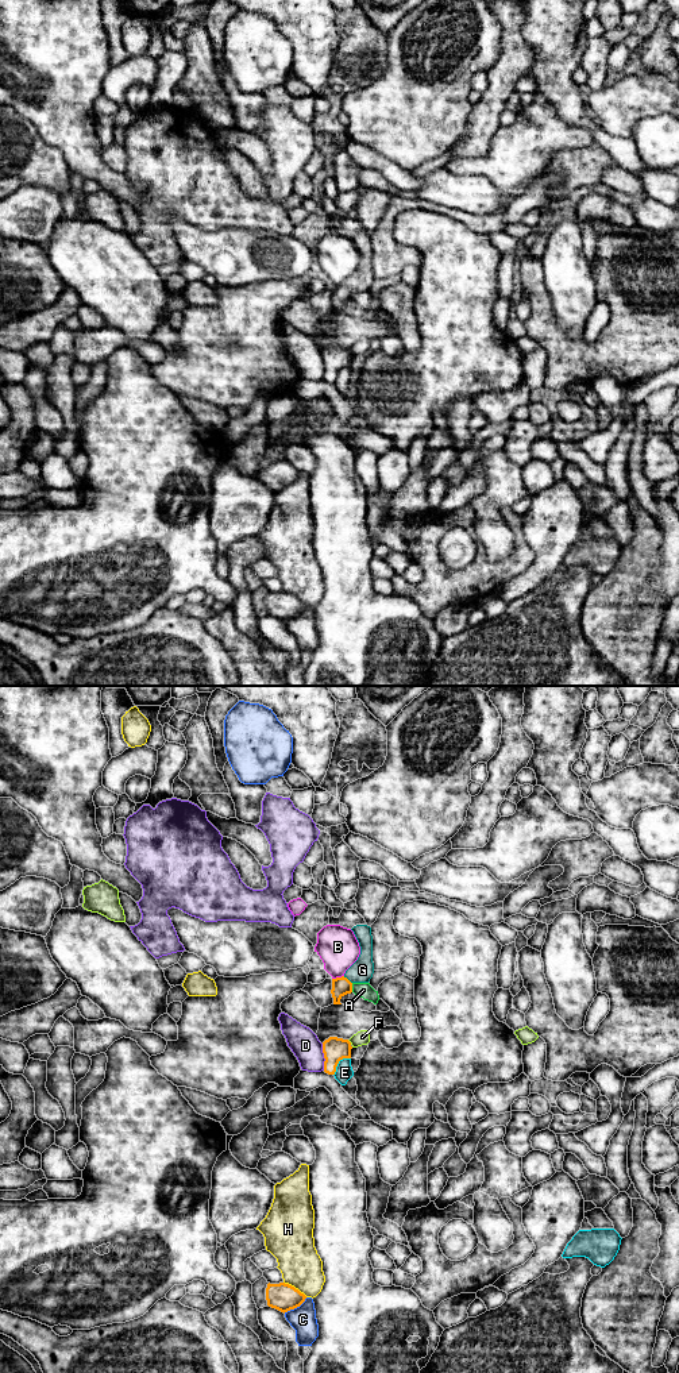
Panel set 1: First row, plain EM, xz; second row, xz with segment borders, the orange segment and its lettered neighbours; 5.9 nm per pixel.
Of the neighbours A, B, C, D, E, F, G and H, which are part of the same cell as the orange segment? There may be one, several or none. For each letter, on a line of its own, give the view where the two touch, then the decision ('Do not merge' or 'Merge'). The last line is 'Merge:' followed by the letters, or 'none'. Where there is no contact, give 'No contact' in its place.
A: Touches orange in xz. Do not merge
B: Touches orange in xz. Do not merge
C: Touches orange in xz. Do not merge
D: Touches orange in xz. Do not merge
E: Touches orange in xz. Do not merge
F: Touches orange in xz. Do not merge
G: Touches orange in xz. Merge
H: Touches orange in xz. Do not merge
Merge: G

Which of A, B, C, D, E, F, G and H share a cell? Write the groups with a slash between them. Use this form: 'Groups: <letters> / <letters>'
Groups: A / B / C / D / E / F / G / H

